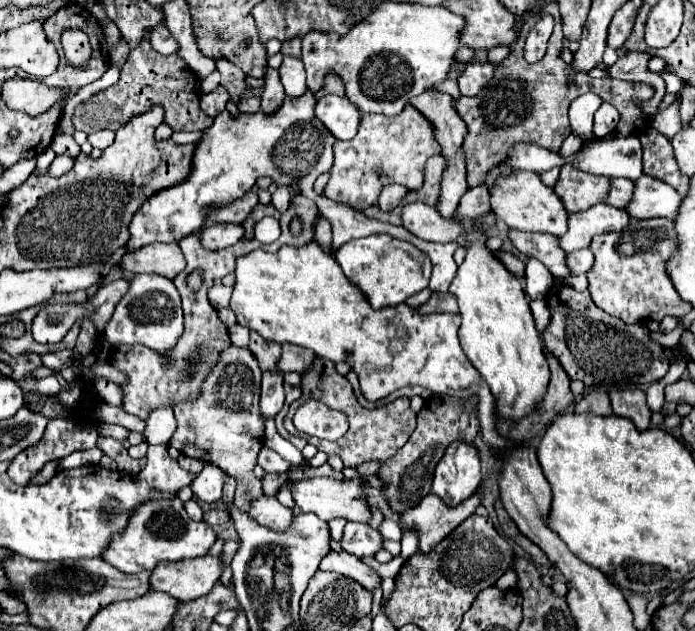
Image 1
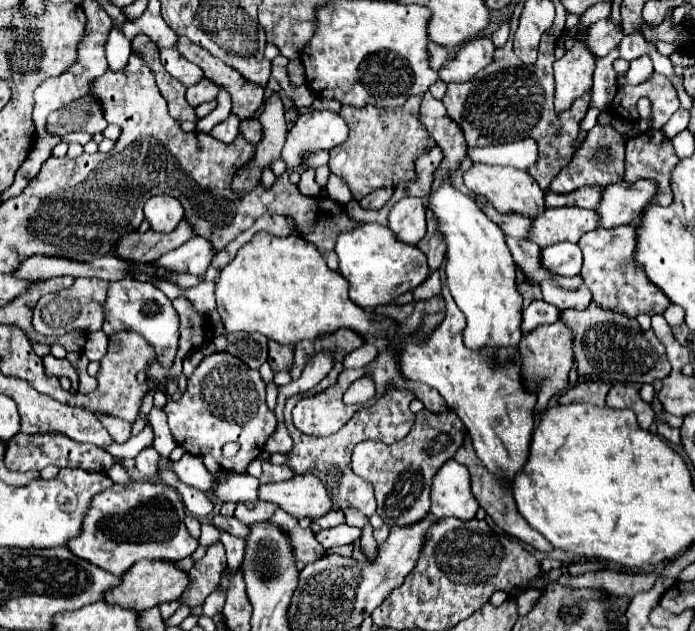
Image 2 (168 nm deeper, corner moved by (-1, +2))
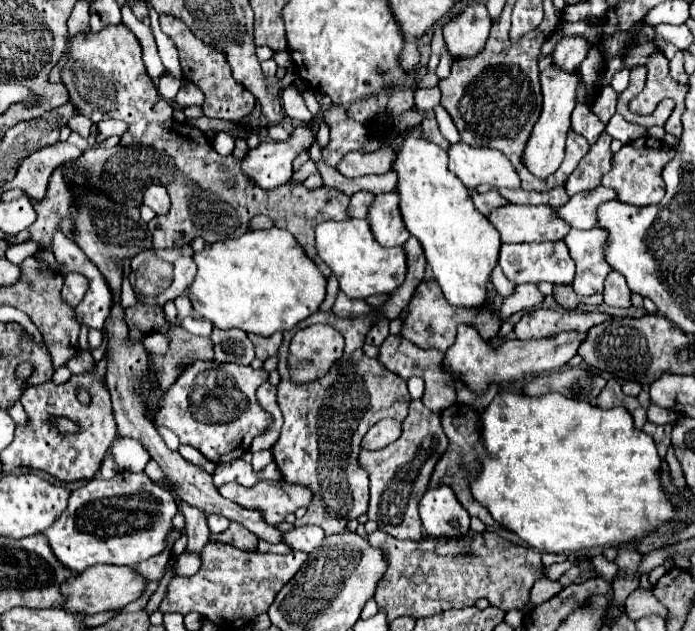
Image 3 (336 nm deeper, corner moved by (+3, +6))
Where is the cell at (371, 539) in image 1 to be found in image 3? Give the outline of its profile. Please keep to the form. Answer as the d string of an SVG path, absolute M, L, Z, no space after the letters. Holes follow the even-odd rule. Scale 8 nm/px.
M299 525L299 527L293 527L283 537L283 541L291 549L305 551L305 553L311 553L313 549L317 549L323 539L325 539L325 531L321 527L317 527L317 525Z

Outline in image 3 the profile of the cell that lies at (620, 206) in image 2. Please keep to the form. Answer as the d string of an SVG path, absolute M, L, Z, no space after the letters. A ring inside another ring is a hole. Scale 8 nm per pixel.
M599 185L597 189L583 191L575 197L571 197L563 207L559 207L559 215L565 221L571 221L571 227L575 229L593 229L597 227L597 209L601 203L617 199L615 189Z

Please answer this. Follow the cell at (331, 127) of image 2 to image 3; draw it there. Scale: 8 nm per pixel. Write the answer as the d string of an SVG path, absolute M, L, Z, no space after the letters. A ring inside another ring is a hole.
M299 123L289 139L285 141L263 141L257 149L251 149L243 159L243 169L251 181L259 183L263 189L275 189L291 181L293 159L303 151L309 151L317 141L317 131L311 123Z

